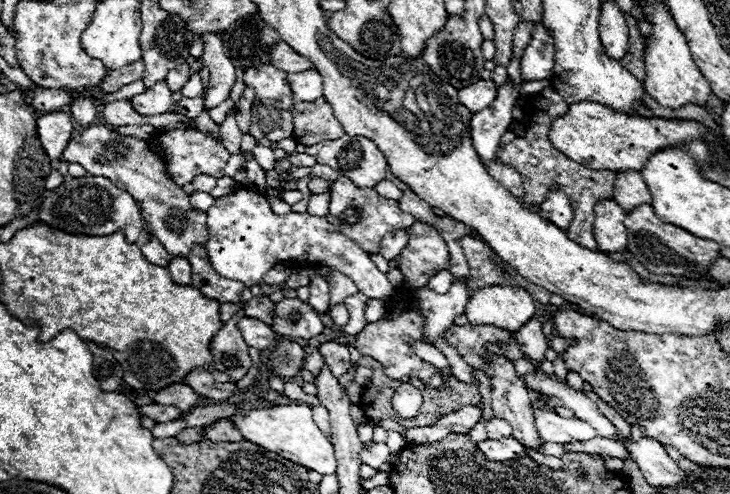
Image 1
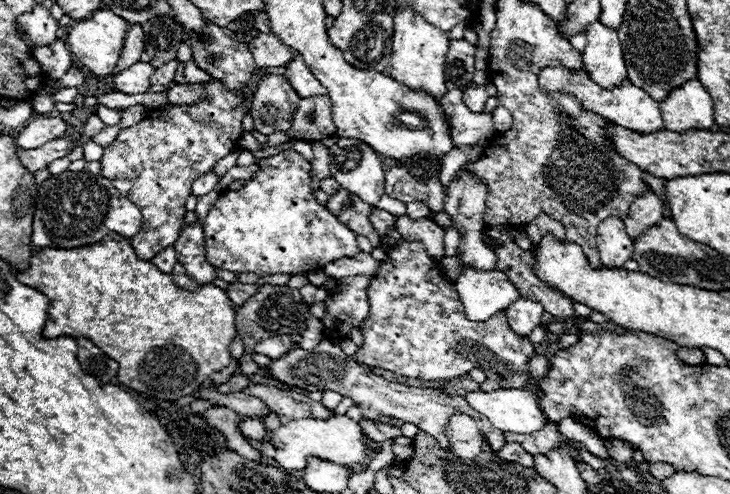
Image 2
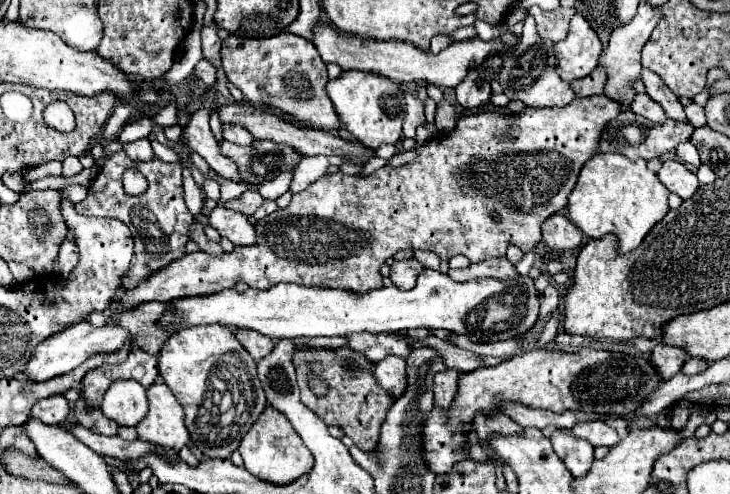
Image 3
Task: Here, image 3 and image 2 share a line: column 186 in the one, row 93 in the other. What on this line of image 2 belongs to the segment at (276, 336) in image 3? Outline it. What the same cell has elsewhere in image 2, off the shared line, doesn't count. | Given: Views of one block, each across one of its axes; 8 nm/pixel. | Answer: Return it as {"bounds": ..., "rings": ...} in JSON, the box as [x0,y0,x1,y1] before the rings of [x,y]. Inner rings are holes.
{"bounds":[284,56,326,98],"rings":[[[296,56],[294,62],[290,62],[290,66],[284,72],[284,78],[290,82],[290,86],[294,86],[296,94],[300,98],[324,96],[326,94],[324,86],[314,78],[314,74],[310,72],[310,68],[304,64],[304,60],[300,56]]]}

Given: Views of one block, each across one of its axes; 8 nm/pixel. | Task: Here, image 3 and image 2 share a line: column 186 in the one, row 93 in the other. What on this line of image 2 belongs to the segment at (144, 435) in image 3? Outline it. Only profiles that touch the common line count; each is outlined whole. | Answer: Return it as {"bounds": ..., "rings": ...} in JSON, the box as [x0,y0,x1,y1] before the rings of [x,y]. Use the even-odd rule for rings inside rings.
{"bounds":[388,8,448,98],"rings":[[[402,8],[394,14],[394,36],[392,36],[392,58],[388,72],[398,78],[398,82],[414,88],[422,88],[434,98],[442,98],[446,92],[444,82],[444,58],[448,50],[448,34],[434,24],[426,22],[416,10]]]}

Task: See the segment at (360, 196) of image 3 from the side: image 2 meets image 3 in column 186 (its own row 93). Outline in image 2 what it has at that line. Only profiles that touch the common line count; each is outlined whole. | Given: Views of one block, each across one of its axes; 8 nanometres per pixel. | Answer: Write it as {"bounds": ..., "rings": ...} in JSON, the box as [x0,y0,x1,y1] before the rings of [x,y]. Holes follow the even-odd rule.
{"bounds":[248,74,300,136],"rings":[[[262,74],[248,112],[254,120],[254,130],[266,136],[274,132],[286,132],[292,126],[298,102],[300,96],[284,76]]]}

